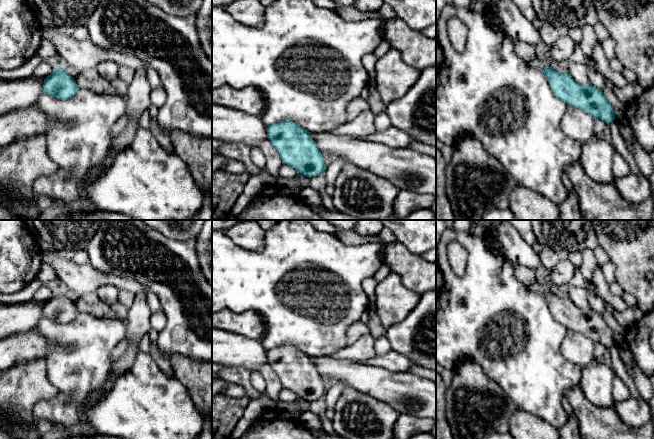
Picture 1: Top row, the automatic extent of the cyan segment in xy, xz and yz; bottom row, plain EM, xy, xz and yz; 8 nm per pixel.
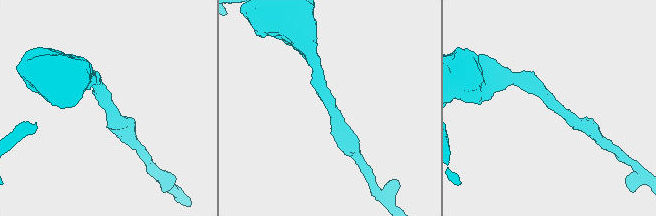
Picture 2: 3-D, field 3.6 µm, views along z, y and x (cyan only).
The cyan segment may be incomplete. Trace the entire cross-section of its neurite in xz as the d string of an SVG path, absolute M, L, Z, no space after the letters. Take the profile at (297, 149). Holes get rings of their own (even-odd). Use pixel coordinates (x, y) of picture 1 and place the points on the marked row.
M291 120L267 126L267 137L283 163L307 178L325 171L324 156L310 132Z

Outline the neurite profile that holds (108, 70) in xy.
M104 61L98 64L97 71L107 81L112 81L118 77L118 64L114 61Z

